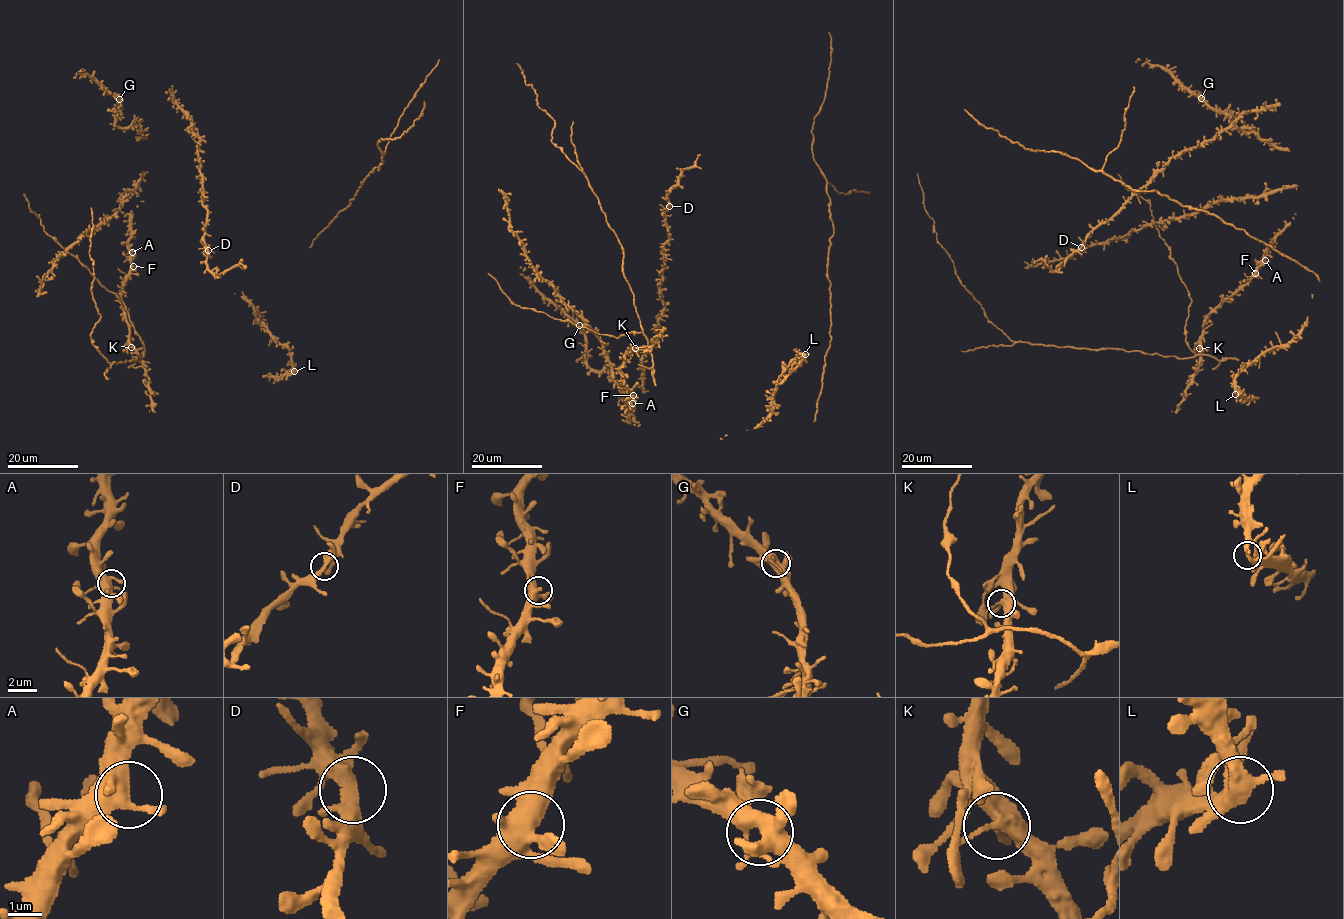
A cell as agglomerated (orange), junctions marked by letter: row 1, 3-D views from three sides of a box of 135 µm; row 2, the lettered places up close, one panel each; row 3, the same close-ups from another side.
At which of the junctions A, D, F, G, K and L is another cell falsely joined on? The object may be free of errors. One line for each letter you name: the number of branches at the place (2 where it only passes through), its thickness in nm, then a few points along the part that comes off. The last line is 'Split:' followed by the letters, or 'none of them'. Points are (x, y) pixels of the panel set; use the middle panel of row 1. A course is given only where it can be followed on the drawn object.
Split: none of them

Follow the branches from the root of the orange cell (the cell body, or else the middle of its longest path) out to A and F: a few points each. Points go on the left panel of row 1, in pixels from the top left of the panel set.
A: (132, 343), (119, 295), (131, 269), (132, 252)
F: (132, 343), (119, 295), (133, 266)

